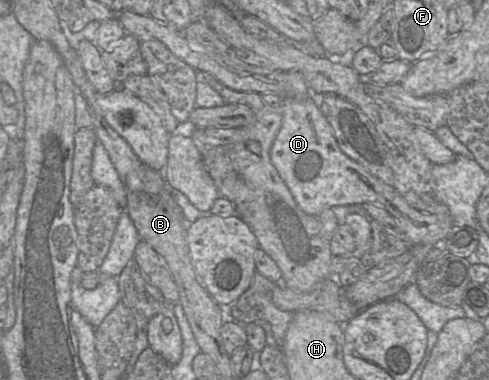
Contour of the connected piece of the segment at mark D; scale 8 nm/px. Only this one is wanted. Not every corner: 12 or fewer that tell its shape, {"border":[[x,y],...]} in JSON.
{"border":[[302,73],[270,159],[299,207],[374,203],[410,246],[440,246],[451,215],[421,213],[340,149]]}

